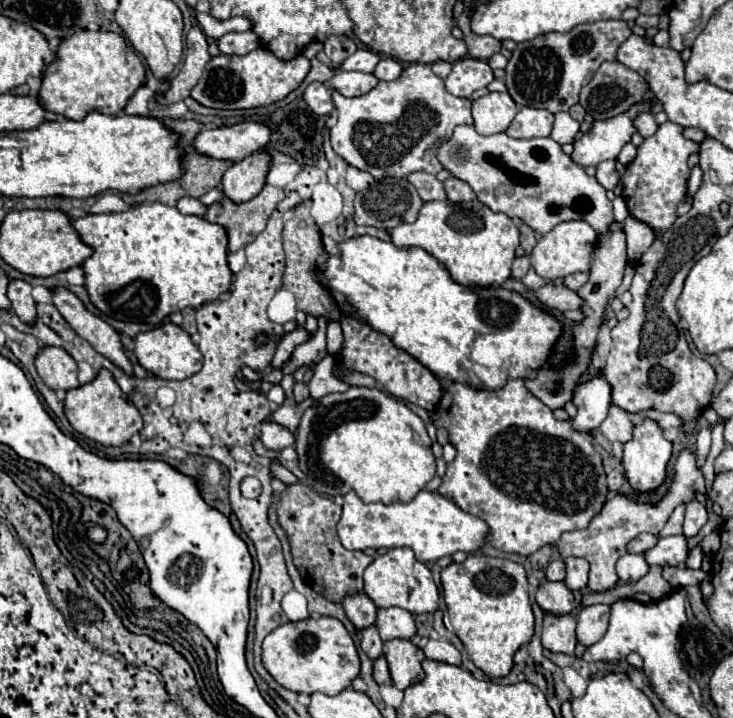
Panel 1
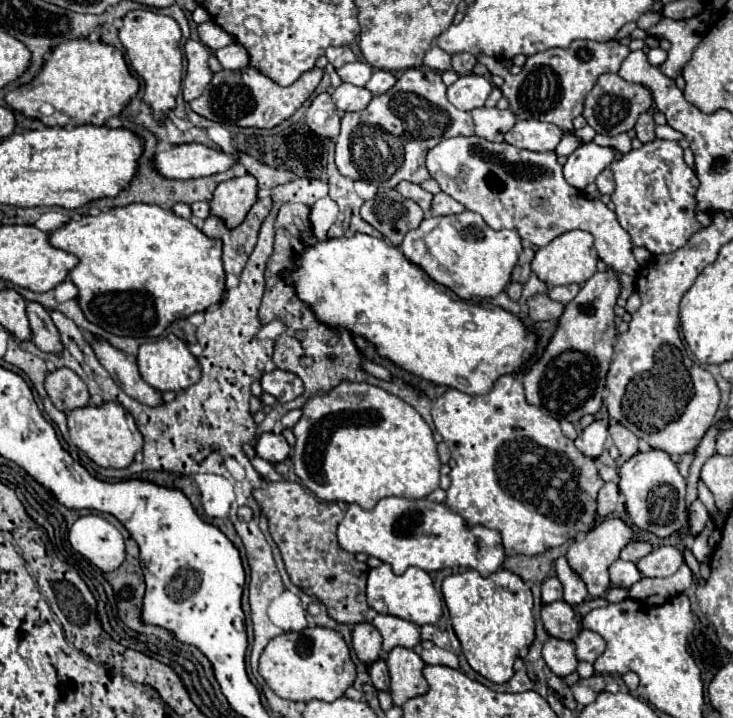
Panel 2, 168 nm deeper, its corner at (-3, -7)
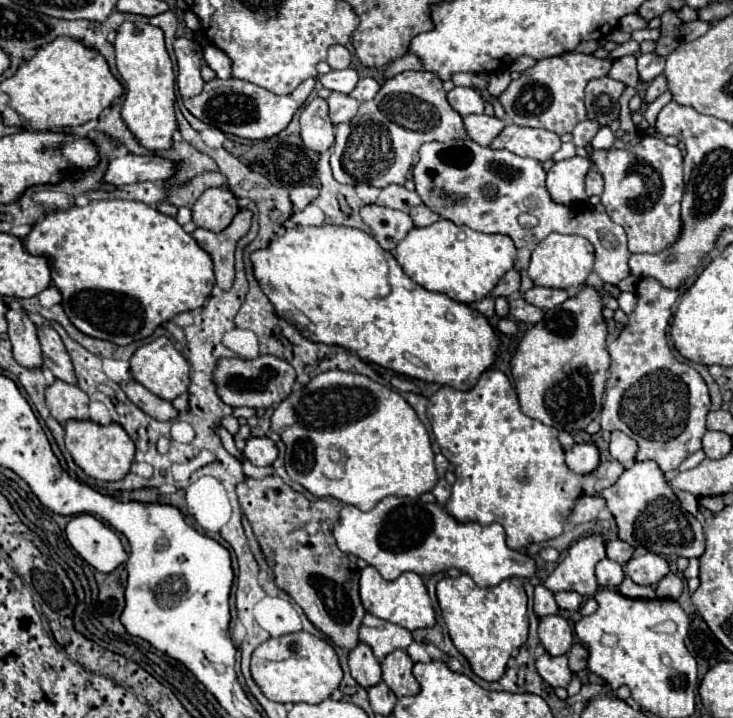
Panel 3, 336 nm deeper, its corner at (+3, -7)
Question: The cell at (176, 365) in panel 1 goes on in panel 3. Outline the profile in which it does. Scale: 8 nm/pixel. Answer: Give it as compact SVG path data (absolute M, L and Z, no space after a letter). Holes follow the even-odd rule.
M160 336L156 340L140 346L130 358L130 372L132 372L134 380L138 384L142 384L144 388L148 388L158 398L170 400L170 402L188 390L188 384L190 384L188 370L190 370L190 366L186 362L186 358L174 348L174 344L166 336Z

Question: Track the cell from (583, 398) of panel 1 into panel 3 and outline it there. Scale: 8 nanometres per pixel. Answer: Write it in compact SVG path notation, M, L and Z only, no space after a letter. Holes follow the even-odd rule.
M576 444L566 452L566 466L576 474L590 474L598 466L598 448L594 444Z

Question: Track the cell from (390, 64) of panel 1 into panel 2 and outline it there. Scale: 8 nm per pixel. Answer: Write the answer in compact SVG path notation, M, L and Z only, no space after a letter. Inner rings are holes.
M376 70L370 78L370 82L366 84L368 90L372 90L372 94L384 94L388 92L392 86L396 84L394 74L390 74L388 70Z

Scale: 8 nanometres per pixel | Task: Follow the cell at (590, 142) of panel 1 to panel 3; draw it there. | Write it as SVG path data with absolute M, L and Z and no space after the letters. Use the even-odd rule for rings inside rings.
M574 156L570 160L556 162L546 174L546 190L556 204L574 206L588 202L584 192L584 176L590 170L590 160Z

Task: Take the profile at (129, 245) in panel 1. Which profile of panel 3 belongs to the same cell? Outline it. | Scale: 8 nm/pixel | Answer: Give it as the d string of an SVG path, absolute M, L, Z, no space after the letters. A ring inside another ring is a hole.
M92 200L86 206L48 212L44 220L32 226L24 248L28 254L44 256L50 262L52 282L62 294L62 308L70 322L86 336L118 346L144 340L176 314L200 308L214 288L210 256L172 216L136 200Z

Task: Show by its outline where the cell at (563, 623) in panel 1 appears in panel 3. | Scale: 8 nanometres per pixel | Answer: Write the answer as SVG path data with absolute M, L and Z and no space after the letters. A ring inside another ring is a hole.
M544 652L536 660L536 670L542 676L542 680L546 684L550 684L552 688L558 688L558 686L566 688L570 684L570 678L572 678L566 656L550 656L548 652Z

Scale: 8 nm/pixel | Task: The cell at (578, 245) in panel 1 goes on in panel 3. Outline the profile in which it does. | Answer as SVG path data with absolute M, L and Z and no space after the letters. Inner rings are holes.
M550 234L532 252L528 276L532 278L532 282L536 286L570 288L570 286L582 286L586 276L592 272L592 266L594 266L594 248L586 238L566 236L566 234Z

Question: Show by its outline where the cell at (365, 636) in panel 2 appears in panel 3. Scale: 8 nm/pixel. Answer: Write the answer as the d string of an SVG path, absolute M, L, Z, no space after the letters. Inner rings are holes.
M358 644L354 648L354 652L350 652L348 656L350 660L350 672L352 678L362 686L362 688L370 688L376 686L382 680L382 672L380 672L380 662L374 658L374 654L370 652L370 646L366 644Z

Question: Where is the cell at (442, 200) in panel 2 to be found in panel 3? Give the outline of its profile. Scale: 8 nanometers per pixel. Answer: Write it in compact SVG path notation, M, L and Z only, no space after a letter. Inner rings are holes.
M424 204L412 208L408 214L410 214L414 226L418 226L418 228L422 228L422 226L430 226L430 224L434 224L434 222L440 220L440 216L438 216L436 212L430 212L430 208L426 208Z

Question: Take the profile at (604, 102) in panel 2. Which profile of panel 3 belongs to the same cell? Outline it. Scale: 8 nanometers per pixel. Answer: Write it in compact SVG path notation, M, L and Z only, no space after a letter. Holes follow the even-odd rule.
M608 76L596 78L586 86L586 110L590 120L598 120L602 126L610 126L618 114L618 98L624 92L624 84Z

